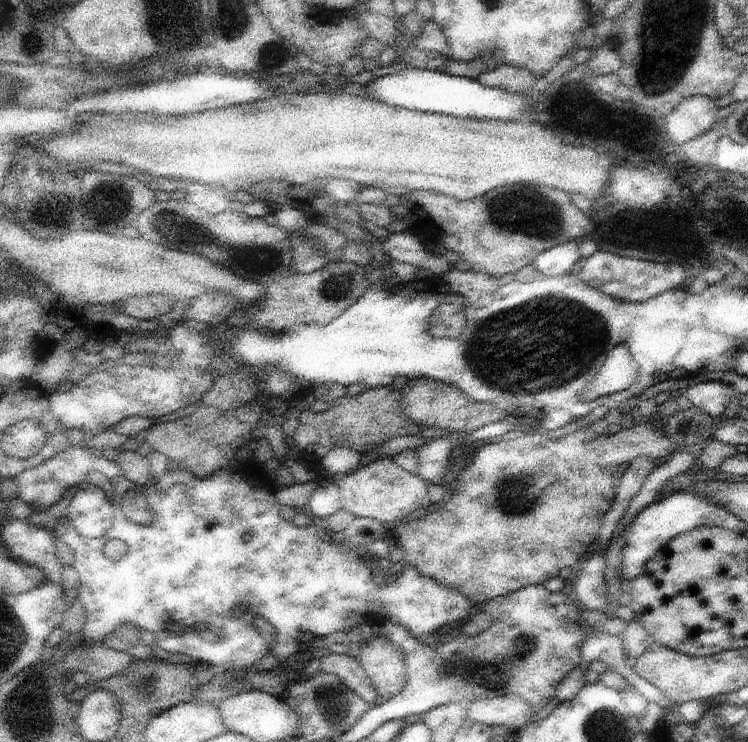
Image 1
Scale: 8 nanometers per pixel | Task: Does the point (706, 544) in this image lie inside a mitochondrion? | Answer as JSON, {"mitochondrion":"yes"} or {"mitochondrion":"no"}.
{"mitochondrion":"no"}

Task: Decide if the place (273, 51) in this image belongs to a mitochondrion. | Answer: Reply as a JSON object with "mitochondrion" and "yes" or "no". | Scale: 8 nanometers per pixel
{"mitochondrion":"yes"}

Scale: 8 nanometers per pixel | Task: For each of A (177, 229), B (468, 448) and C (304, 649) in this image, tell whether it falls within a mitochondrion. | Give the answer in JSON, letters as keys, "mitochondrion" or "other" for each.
{"A":"mitochondrion","B":"other","C":"other"}

